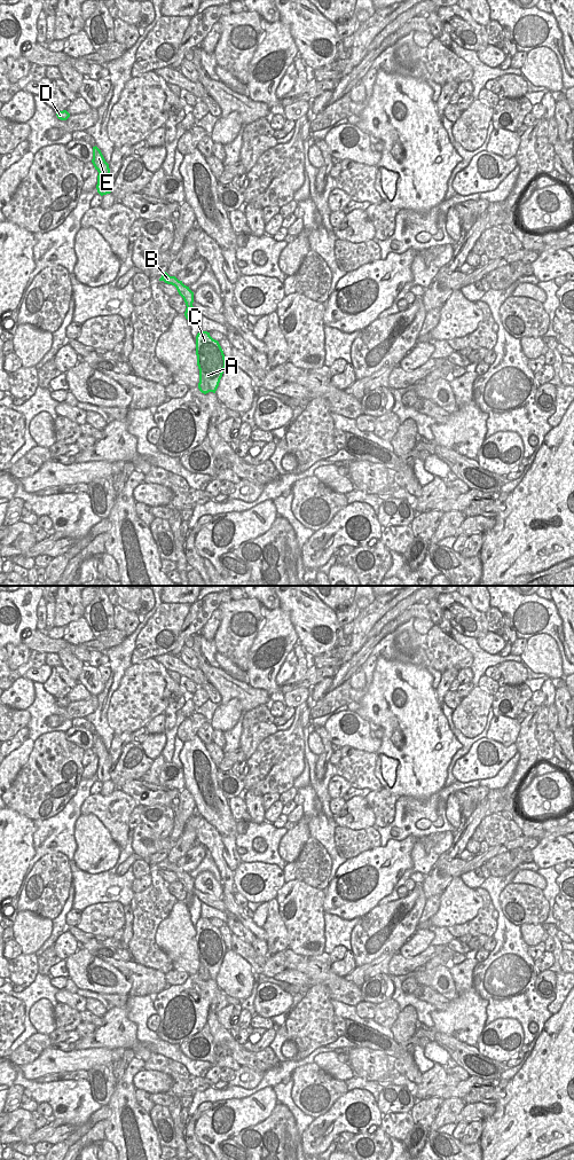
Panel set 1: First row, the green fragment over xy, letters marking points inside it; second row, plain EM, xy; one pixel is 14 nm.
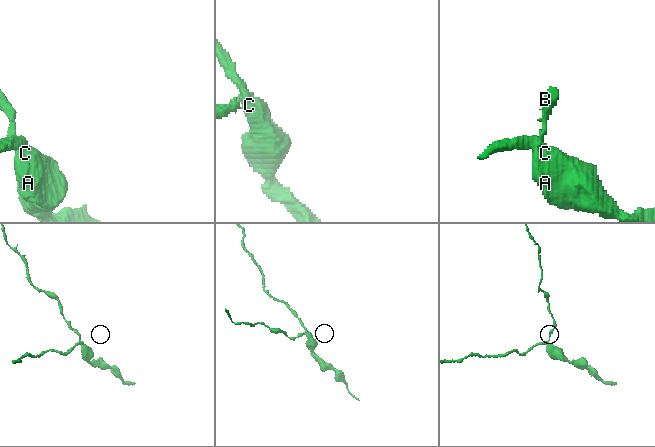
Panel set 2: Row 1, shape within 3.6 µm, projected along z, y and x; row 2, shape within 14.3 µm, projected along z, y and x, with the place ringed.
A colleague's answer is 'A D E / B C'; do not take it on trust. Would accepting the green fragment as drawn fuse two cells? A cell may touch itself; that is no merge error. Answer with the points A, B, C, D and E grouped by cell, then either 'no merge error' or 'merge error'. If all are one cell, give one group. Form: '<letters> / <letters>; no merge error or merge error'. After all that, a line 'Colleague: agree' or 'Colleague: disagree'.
A C / B D E; merge error
Colleague: disagree

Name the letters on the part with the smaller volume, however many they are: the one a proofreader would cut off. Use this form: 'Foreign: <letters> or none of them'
Foreign: B, D, E

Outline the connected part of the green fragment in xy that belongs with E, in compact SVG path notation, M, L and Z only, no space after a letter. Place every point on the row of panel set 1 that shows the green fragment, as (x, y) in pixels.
M95 146L93 147L93 159L92 163L95 170L99 172L97 175L97 193L103 196L110 194L109 182L111 180L109 164L105 162L101 150Z

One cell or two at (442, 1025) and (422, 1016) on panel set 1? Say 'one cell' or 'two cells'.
two cells

